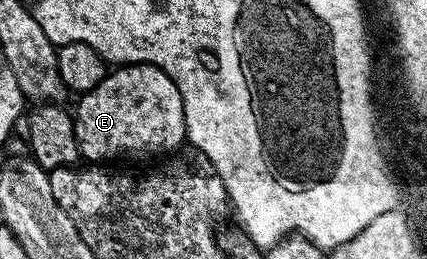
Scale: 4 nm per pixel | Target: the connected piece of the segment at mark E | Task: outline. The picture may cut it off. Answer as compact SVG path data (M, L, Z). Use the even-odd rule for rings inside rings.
M127 64L117 66L112 69L103 78L103 82L99 82L99 86L95 86L92 90L84 93L80 97L81 100L77 104L77 112L73 116L73 129L77 135L77 150L82 157L85 156L89 162L113 162L116 156L129 156L132 152L157 152L162 148L165 154L172 153L174 150L180 149L186 143L185 135L185 111L183 110L183 98L179 94L179 90L175 86L175 82L171 82L171 78L163 70L159 70L150 64Z

